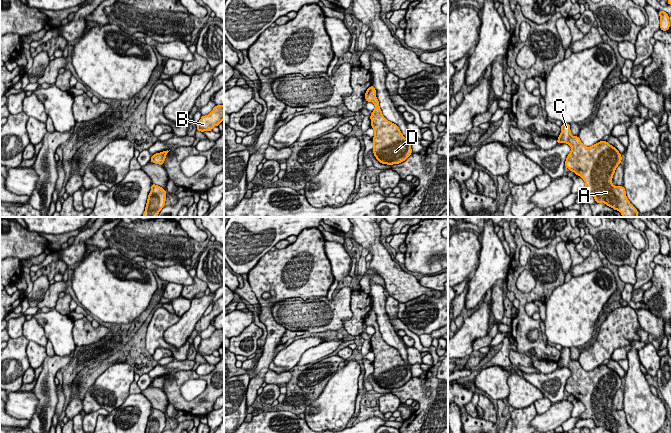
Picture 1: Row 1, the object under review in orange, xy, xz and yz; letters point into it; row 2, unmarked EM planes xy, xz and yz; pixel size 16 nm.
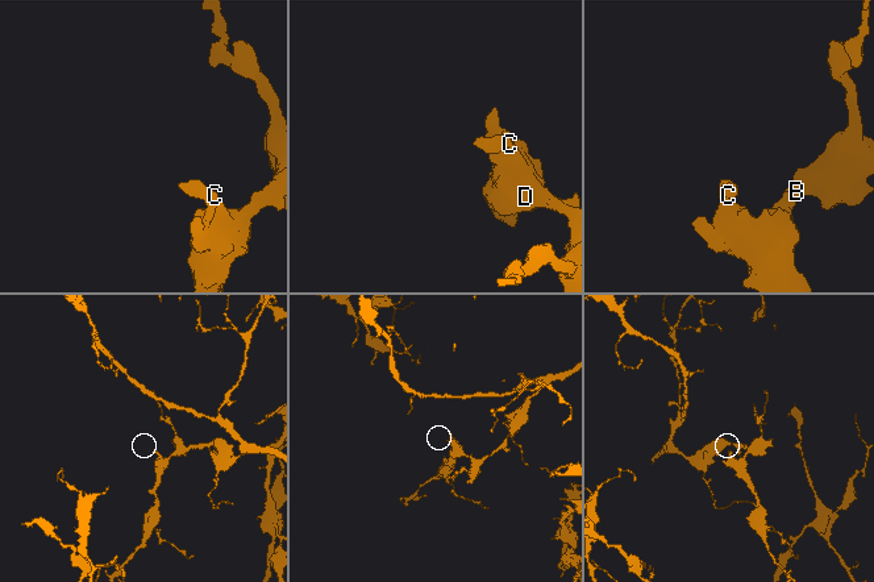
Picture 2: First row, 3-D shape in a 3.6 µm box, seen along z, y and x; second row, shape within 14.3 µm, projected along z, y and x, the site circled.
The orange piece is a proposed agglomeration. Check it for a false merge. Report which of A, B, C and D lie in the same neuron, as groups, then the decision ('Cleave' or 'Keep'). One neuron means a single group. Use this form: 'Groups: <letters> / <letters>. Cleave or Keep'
Groups: A B C D. Keep

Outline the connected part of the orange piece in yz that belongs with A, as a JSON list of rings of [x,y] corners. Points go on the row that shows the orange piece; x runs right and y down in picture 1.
[[[570,124],[561,125],[557,143],[571,146],[565,167],[579,175],[585,187],[581,196],[592,195],[596,203],[604,203],[617,210],[623,217],[639,217],[637,209],[627,199],[623,186],[614,186],[612,178],[622,157],[619,151],[607,141],[600,141],[586,147],[578,136],[572,136]]]

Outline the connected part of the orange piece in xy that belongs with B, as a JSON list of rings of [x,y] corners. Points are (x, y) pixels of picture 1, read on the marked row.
[[[216,105],[210,114],[201,116],[201,119],[197,123],[196,130],[212,131],[215,126],[218,126],[224,120],[224,105]]]

